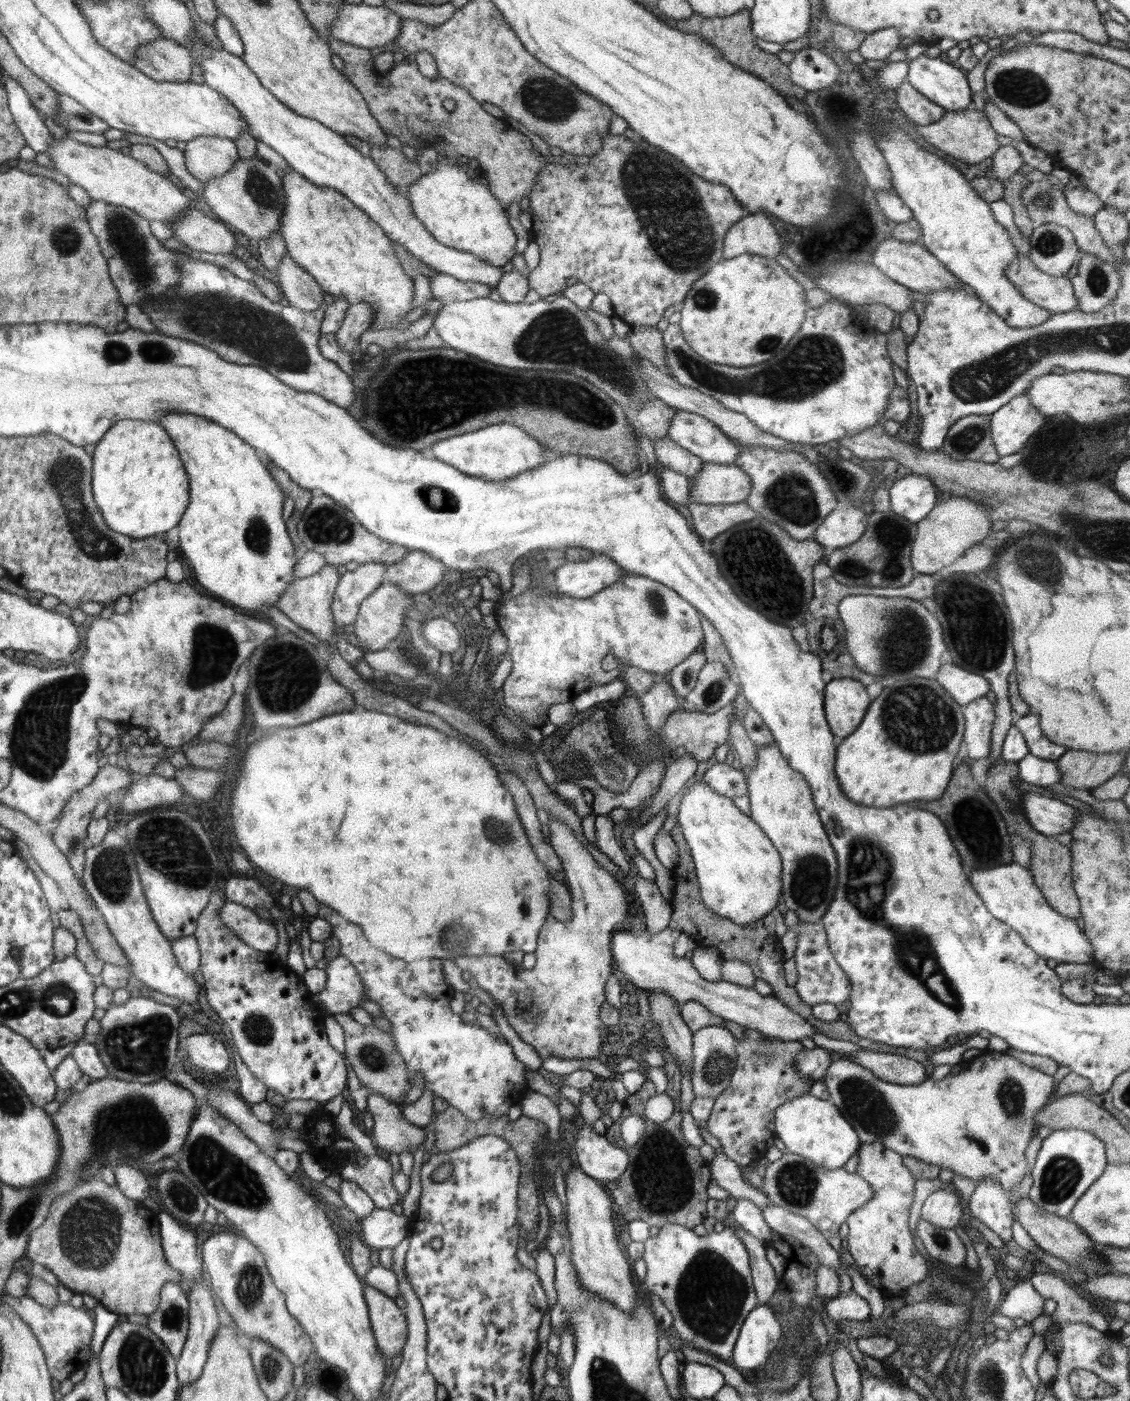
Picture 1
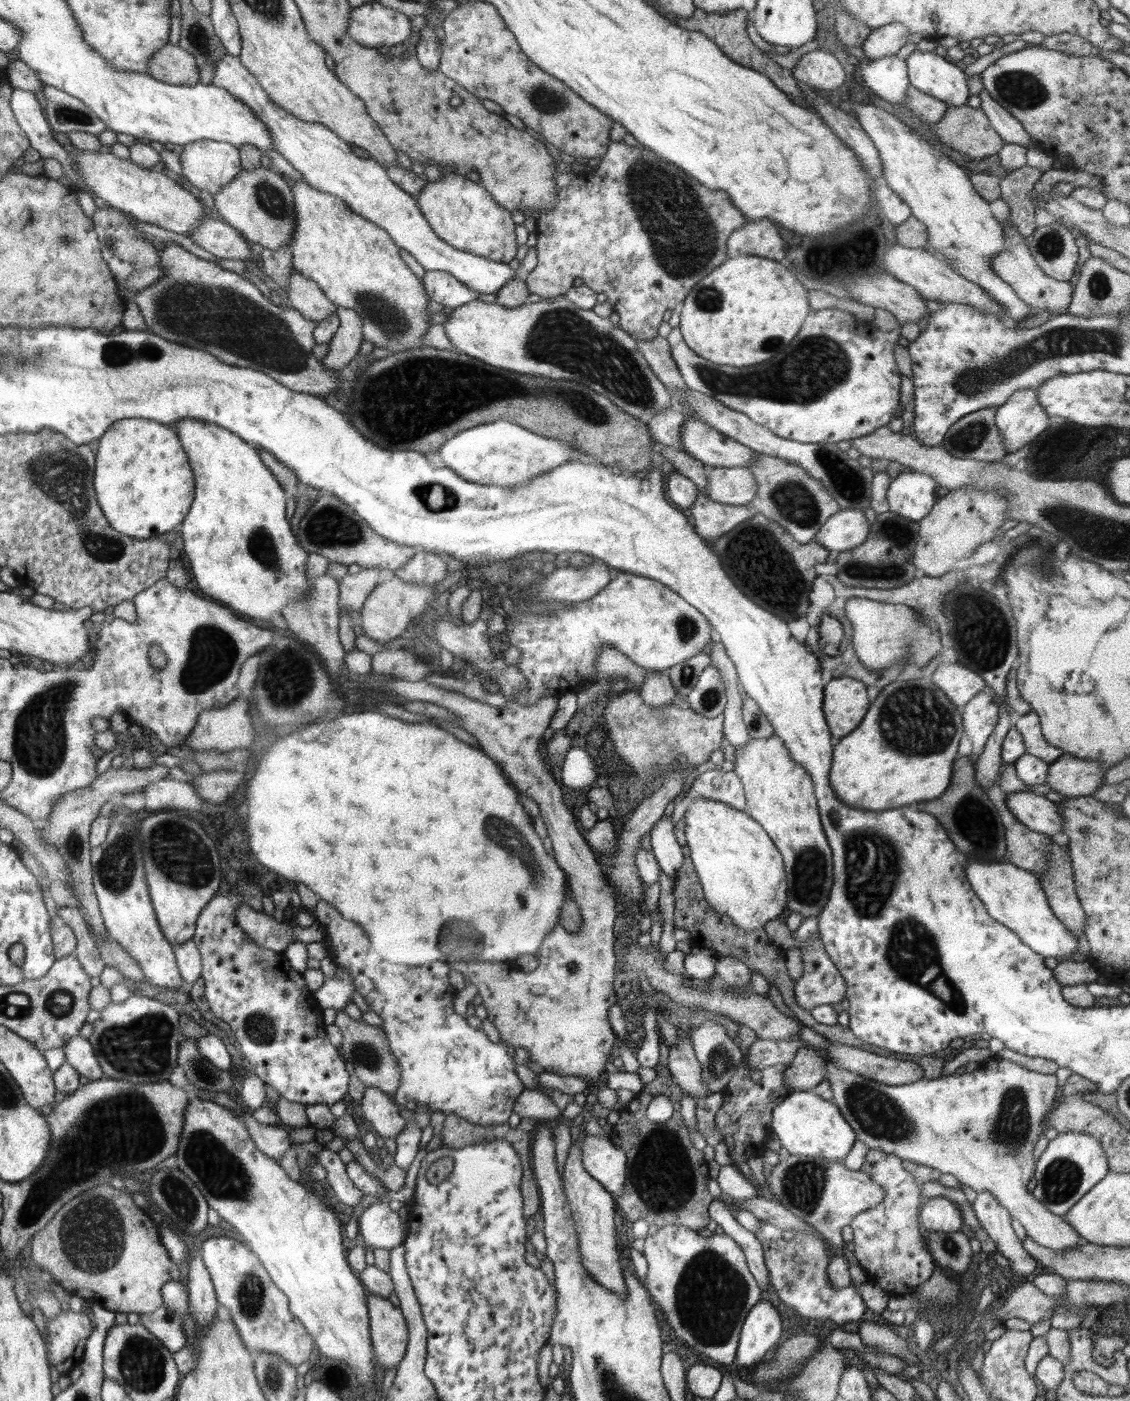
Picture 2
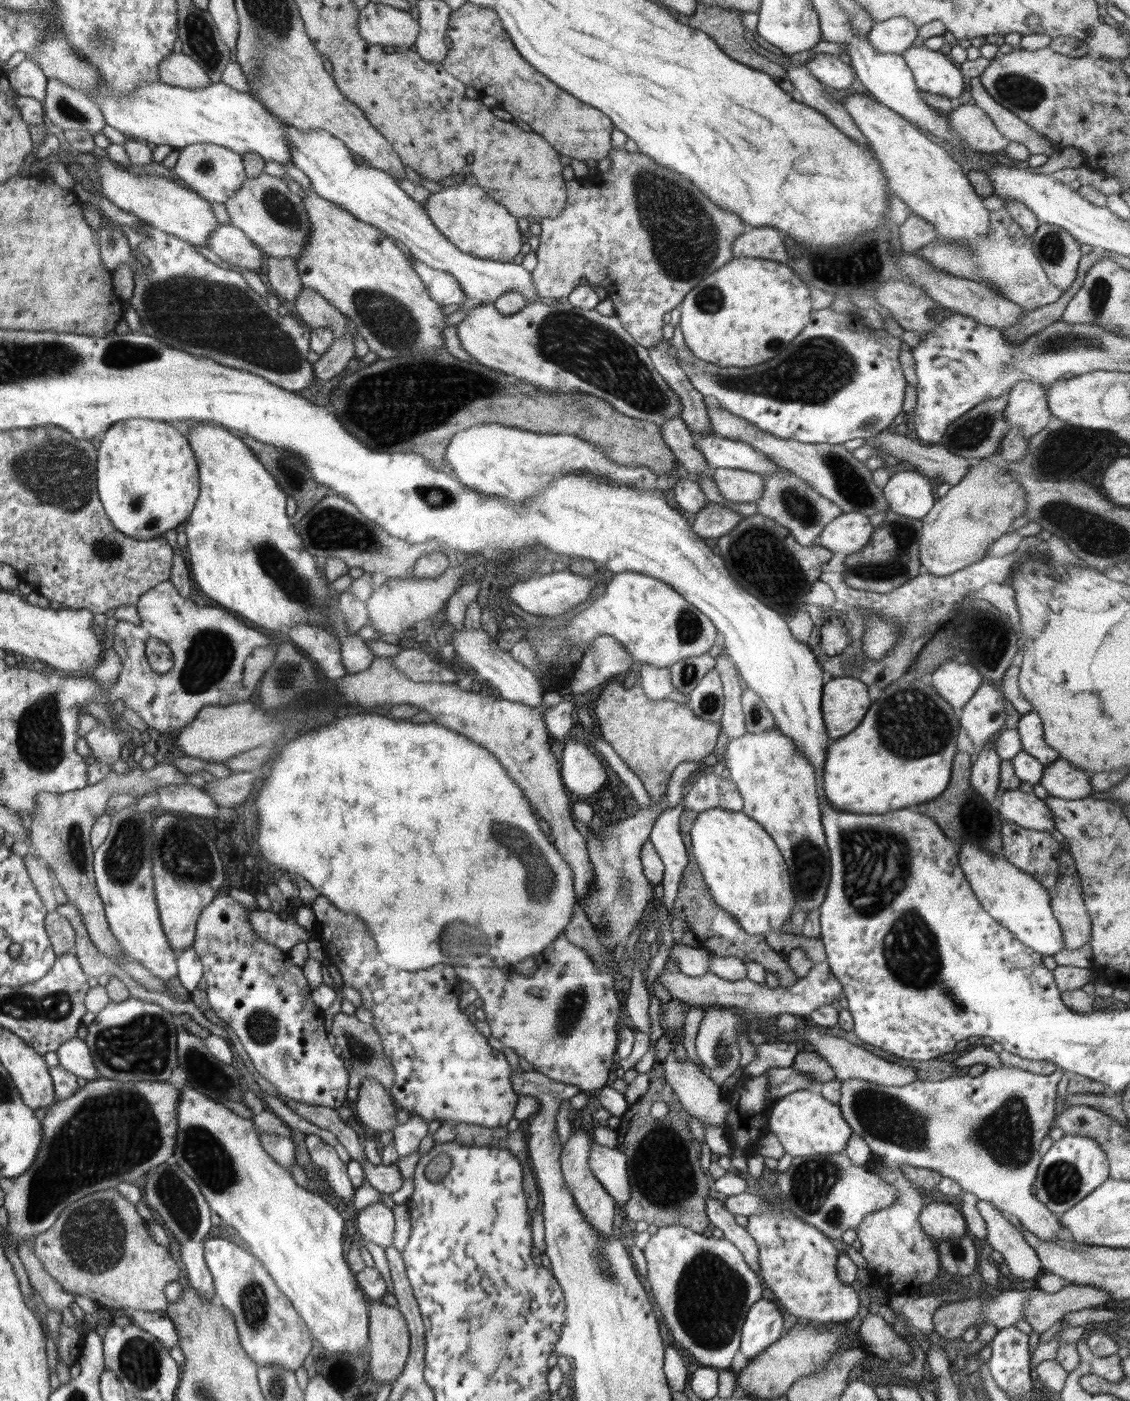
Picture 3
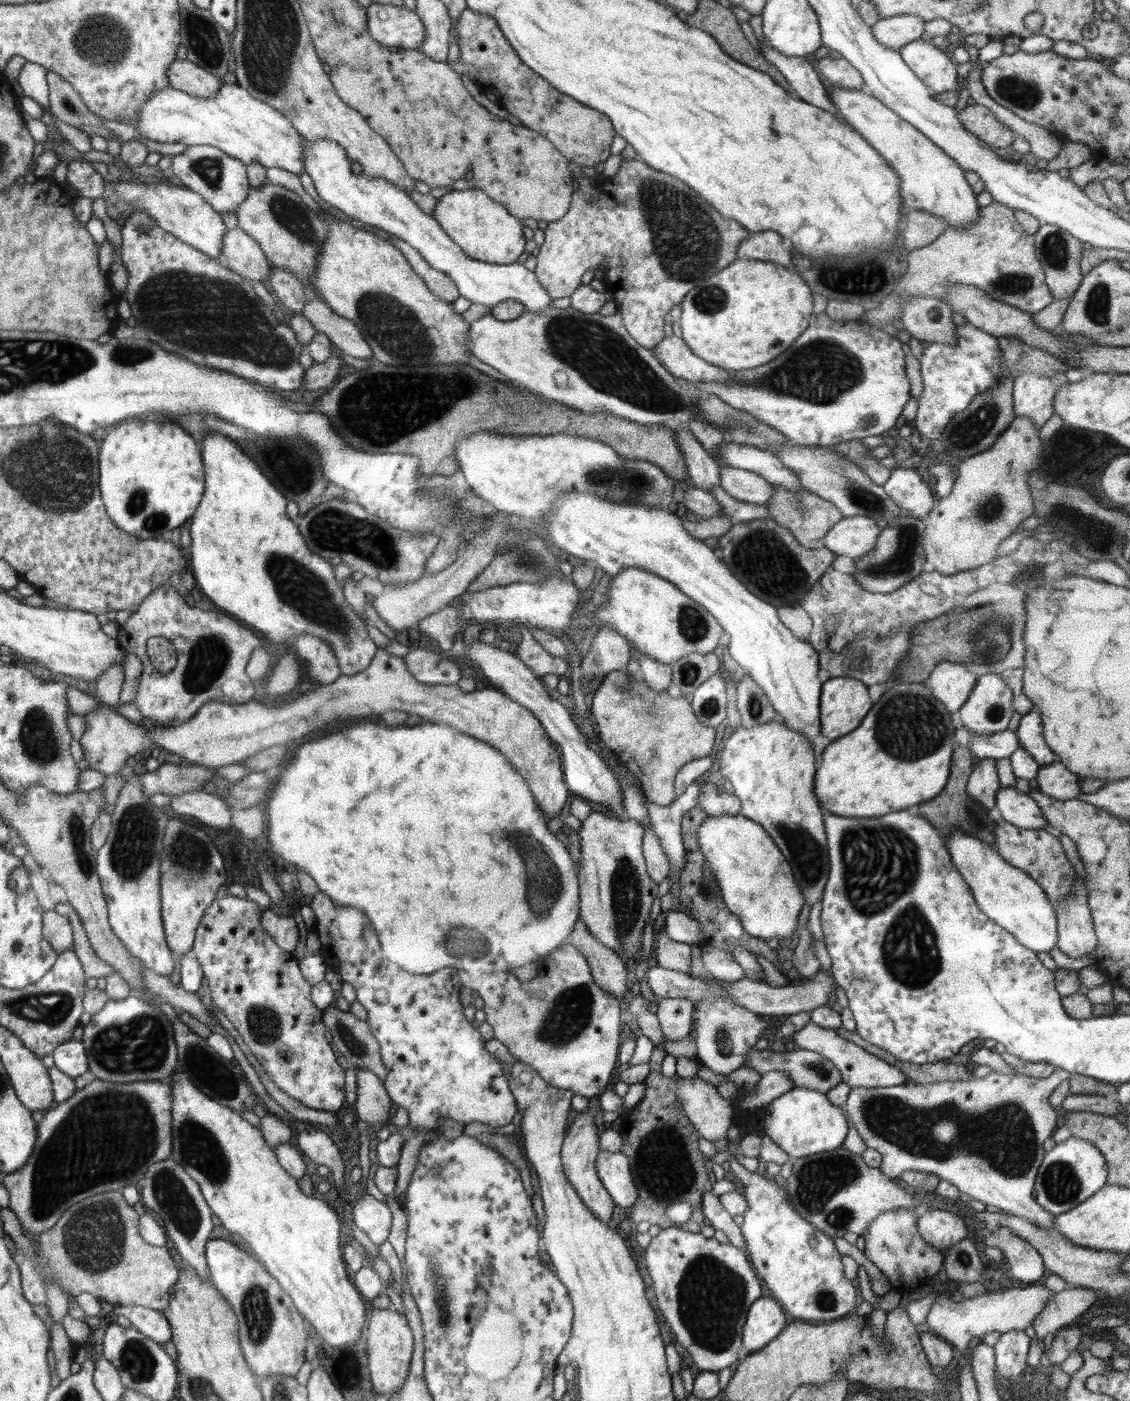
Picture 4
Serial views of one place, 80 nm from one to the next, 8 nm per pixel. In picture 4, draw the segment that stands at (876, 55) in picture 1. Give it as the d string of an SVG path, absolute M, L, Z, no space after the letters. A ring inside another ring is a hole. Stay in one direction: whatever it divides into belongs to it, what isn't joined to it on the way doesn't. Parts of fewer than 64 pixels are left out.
M894 15L878 19L871 27L878 42L899 51L902 45L920 39L924 34L924 24L916 15Z

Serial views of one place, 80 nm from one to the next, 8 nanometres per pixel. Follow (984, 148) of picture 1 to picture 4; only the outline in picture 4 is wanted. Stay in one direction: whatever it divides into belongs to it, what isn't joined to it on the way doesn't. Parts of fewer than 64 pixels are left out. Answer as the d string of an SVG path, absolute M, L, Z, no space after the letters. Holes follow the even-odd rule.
M980 104L968 105L957 111L957 117L966 130L974 133L991 149L1006 148L1014 142L1015 134L1010 128L1003 125L990 109Z

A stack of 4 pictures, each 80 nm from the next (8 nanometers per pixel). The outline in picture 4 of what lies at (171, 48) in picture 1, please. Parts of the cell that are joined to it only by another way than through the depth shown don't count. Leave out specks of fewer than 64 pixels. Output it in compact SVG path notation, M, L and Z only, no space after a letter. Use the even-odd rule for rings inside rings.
M178 58L169 66L167 77L170 86L175 90L202 99L212 97L220 90L222 83L214 74L200 68L196 63Z

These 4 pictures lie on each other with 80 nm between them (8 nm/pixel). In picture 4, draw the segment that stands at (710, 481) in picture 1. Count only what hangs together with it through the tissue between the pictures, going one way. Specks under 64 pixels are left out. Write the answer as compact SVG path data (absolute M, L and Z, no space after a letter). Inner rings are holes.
M721 467L719 484L732 498L750 504L766 505L773 495L773 485L749 470Z

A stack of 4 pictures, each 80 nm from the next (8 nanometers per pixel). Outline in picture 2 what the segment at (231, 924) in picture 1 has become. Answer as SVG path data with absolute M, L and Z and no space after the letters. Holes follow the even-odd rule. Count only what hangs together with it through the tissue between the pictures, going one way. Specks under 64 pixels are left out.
M237 902L236 926L258 945L274 952L281 953L292 944L302 942L305 945L311 942L326 941L325 928L314 920L312 926L288 926L277 922L273 916L264 912L256 912L247 904Z

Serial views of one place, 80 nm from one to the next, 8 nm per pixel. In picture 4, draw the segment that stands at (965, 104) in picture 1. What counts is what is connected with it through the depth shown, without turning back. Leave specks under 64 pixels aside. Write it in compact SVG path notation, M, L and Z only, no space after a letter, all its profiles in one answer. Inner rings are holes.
M920 38L902 45L899 53L914 74L935 94L960 90L957 67L945 50Z

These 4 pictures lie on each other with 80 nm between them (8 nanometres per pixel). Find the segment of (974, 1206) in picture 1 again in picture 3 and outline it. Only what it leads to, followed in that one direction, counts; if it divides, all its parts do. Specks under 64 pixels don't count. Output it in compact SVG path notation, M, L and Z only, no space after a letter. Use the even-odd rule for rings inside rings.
M980 1200L977 1208L987 1224L987 1244L1004 1257L1004 1265L1015 1277L1024 1280L1036 1278L1043 1270L1036 1251L991 1202Z

